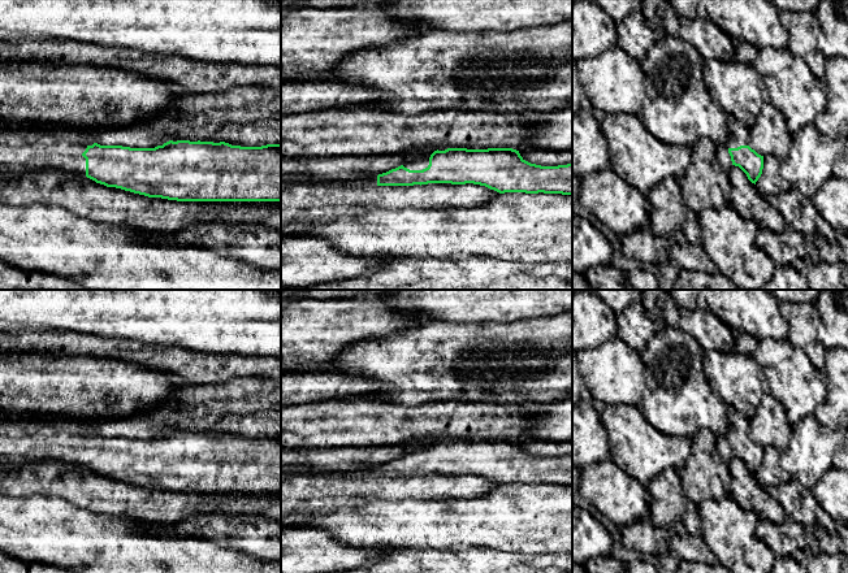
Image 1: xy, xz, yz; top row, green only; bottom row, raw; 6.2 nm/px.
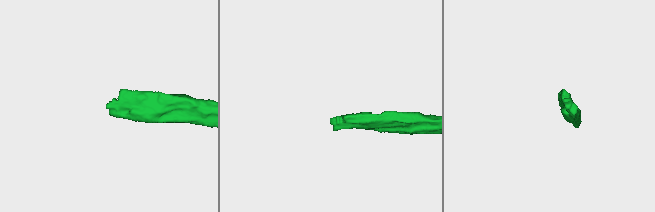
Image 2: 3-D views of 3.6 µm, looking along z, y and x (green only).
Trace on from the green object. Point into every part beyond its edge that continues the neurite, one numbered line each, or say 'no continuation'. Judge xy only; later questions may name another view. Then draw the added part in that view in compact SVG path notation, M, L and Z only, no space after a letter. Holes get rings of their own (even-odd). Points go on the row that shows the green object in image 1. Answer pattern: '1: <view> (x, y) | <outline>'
1: xy (25, 147) | M0 120L0 174L64 172L86 175L82 153L94 140L81 142L86 129L64 123Z

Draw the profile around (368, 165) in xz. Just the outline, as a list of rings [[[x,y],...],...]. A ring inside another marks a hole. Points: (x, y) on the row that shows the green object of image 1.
[[[428,146],[421,149],[408,149],[401,155],[336,159],[281,159],[281,183],[293,181],[297,175],[310,177],[319,182],[363,181],[395,169],[416,160],[420,155],[449,147]]]

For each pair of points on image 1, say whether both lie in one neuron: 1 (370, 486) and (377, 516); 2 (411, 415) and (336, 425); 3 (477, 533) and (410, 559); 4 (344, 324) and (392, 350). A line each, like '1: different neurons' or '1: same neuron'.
1: different neurons
2: same neuron
3: different neurons
4: different neurons

